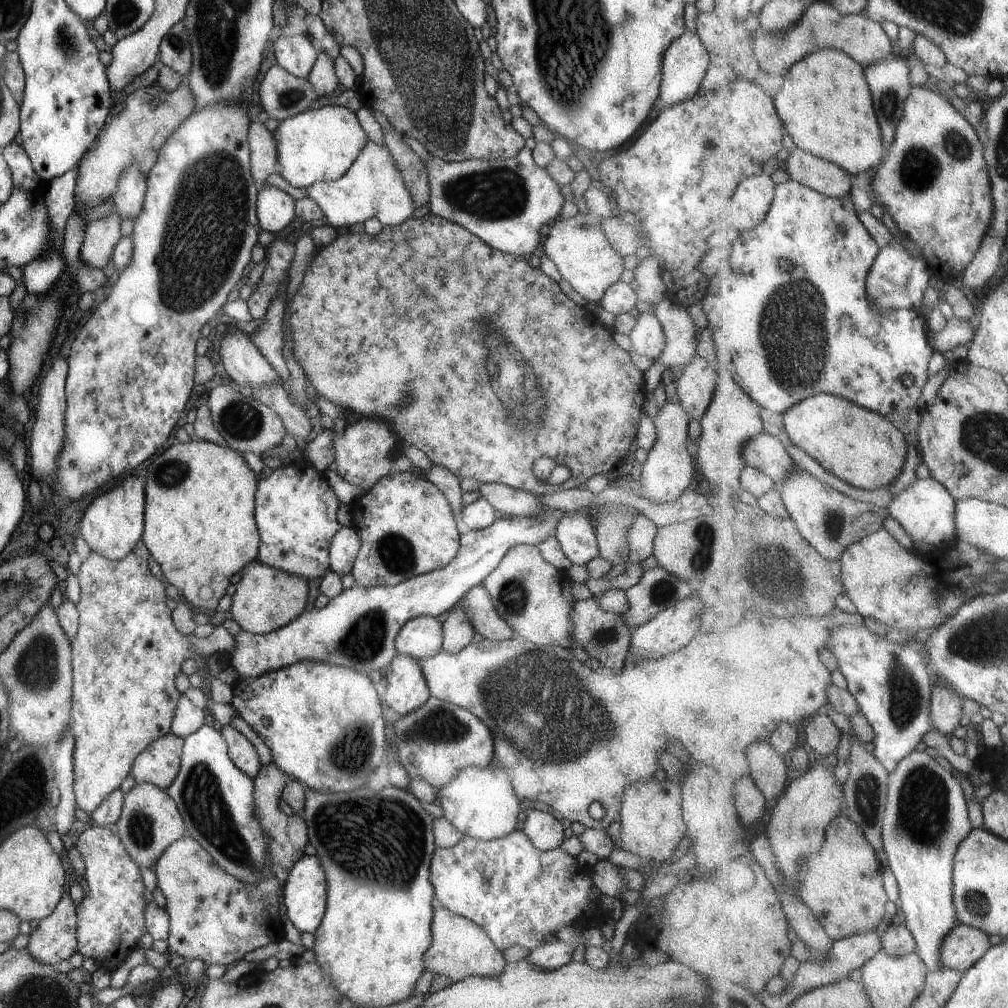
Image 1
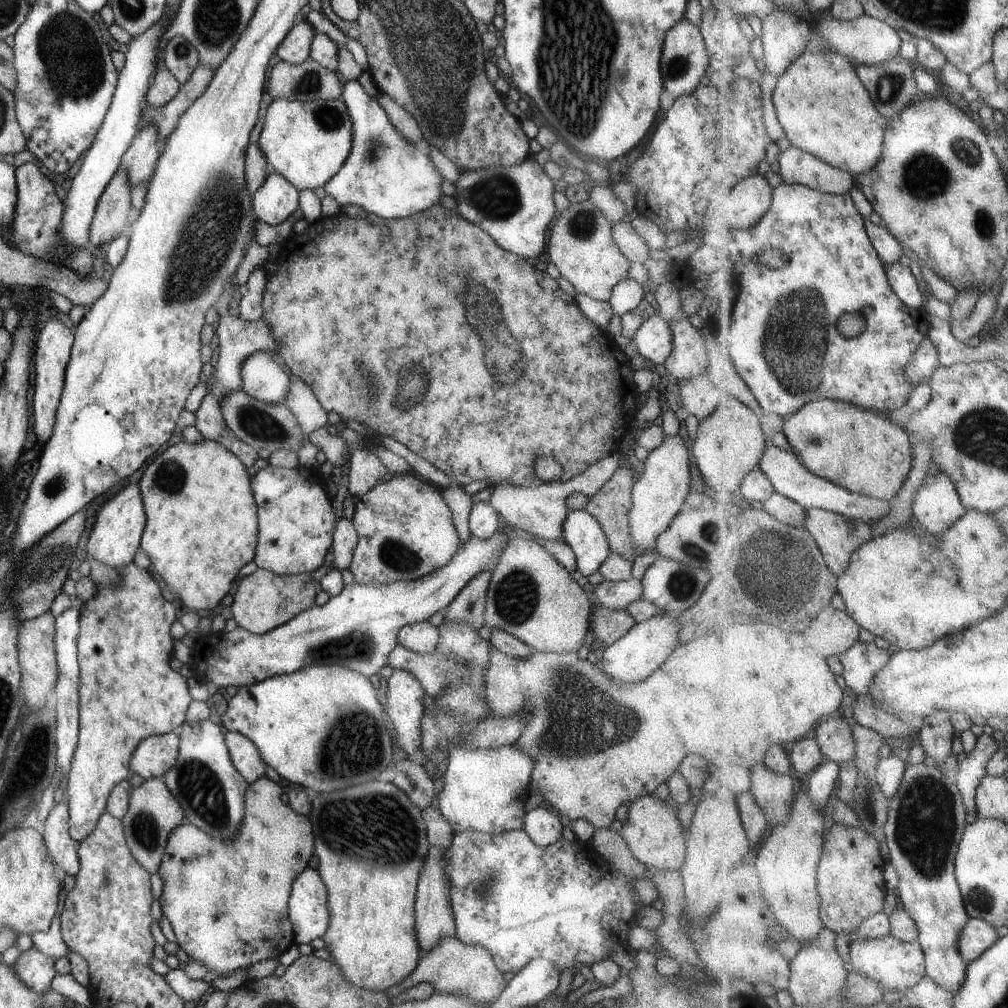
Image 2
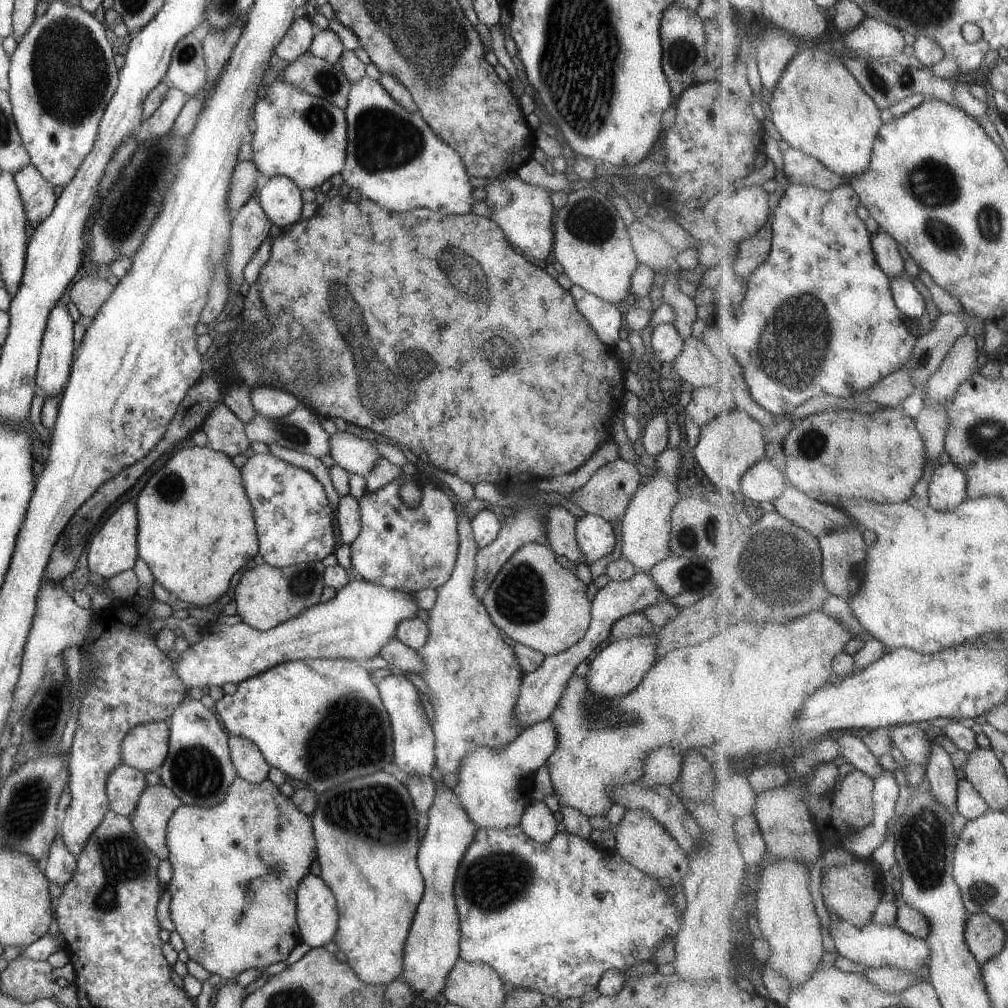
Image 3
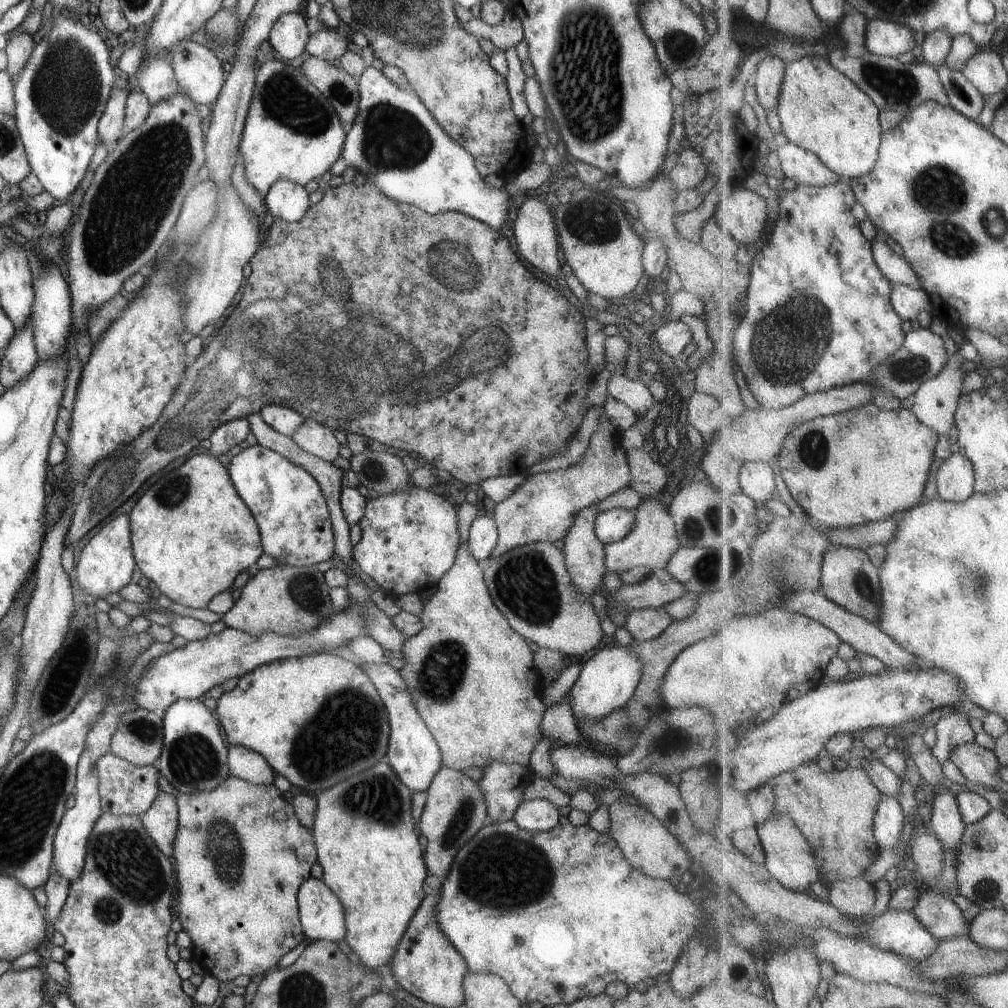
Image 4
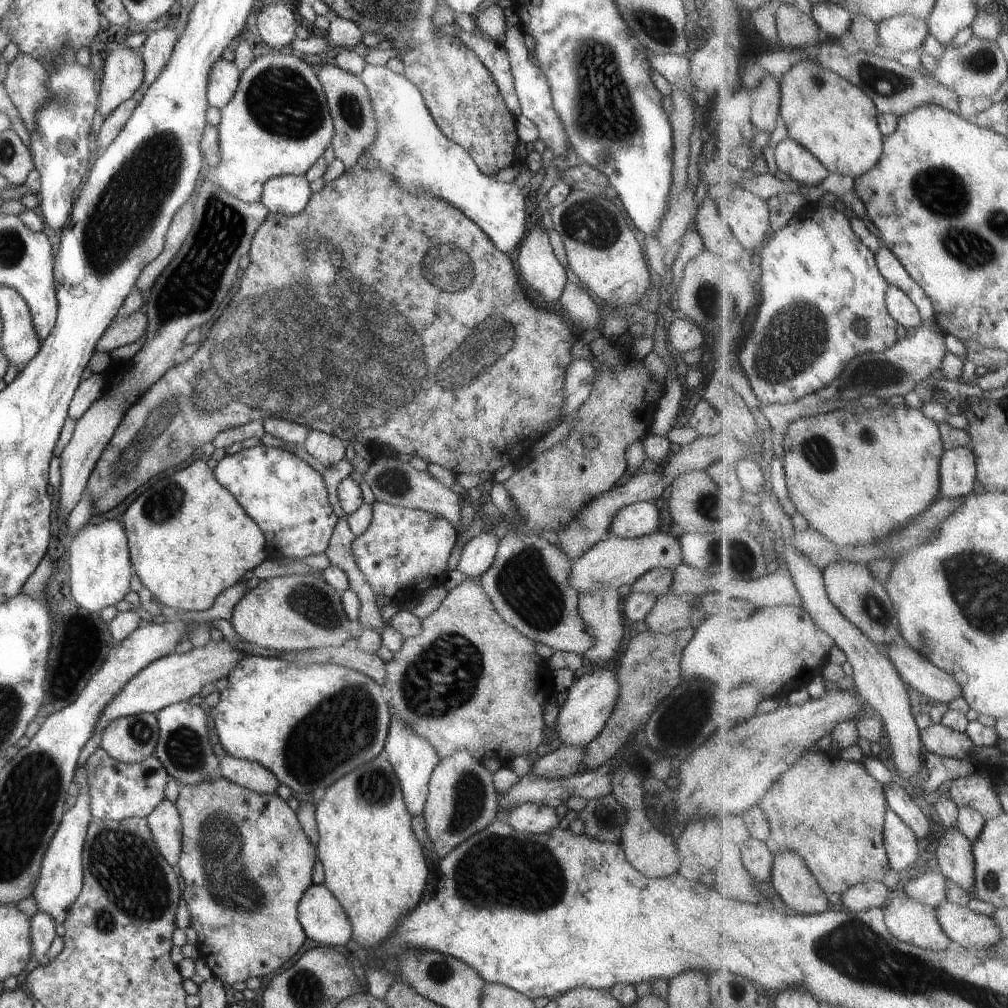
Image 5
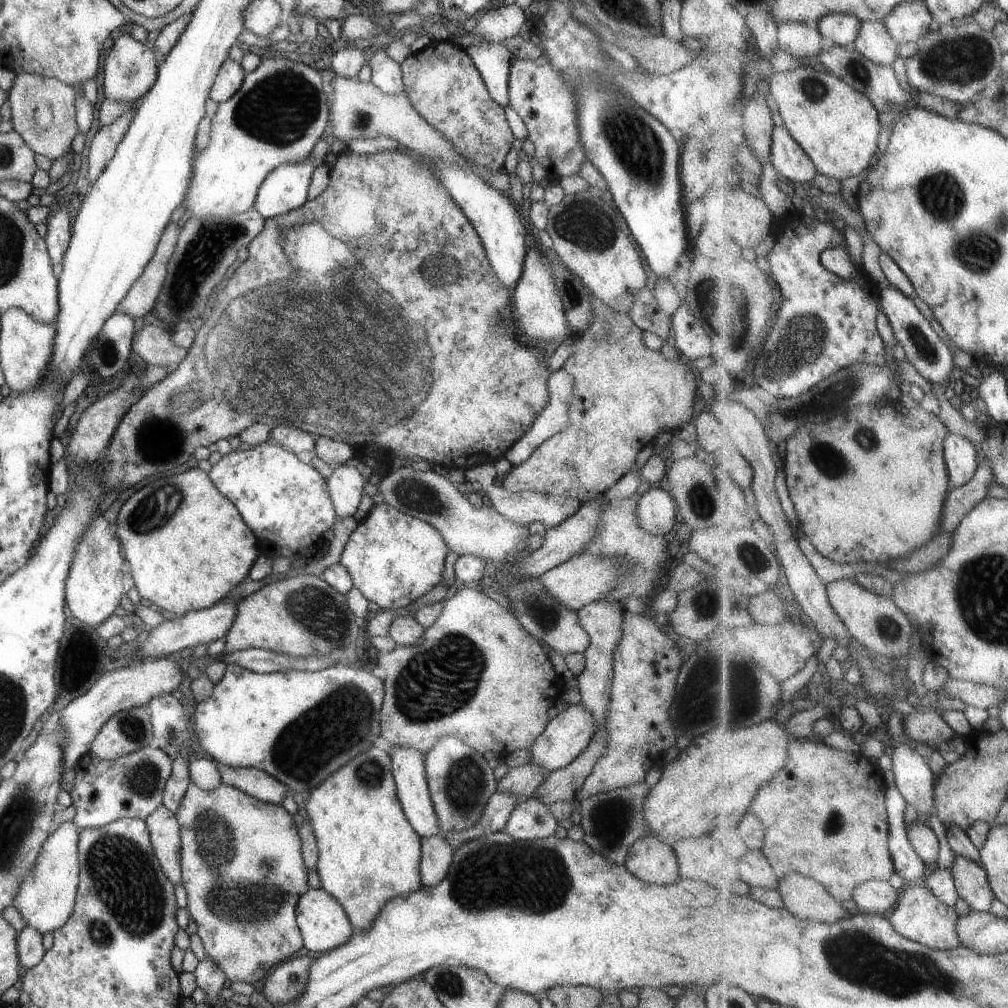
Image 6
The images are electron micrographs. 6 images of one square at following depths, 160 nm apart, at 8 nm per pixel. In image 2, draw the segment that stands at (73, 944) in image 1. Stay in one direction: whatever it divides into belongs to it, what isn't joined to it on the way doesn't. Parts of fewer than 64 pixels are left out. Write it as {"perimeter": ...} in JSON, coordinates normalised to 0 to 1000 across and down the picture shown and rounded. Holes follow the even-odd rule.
{"perimeter":[[[35,938],[19,945],[11,960],[15,966],[23,973],[32,983],[44,985],[50,978],[50,972],[54,969],[53,955],[56,950],[43,946]]]}

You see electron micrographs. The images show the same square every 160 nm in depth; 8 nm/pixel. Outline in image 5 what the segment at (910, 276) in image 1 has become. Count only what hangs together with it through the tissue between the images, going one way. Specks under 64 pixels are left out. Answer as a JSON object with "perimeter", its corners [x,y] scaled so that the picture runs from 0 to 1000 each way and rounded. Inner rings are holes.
{"perimeter":[[[884,283],[879,292],[879,300],[885,314],[895,322],[900,329],[906,329],[917,319],[913,308],[904,295],[891,284]]]}

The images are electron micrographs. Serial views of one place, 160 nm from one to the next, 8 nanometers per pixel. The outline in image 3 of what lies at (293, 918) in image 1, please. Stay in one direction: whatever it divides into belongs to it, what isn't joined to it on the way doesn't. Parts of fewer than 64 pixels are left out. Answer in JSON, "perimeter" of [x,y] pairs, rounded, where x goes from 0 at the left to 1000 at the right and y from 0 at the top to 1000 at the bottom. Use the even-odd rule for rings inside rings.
{"perimeter":[[[305,866],[296,875],[293,905],[297,934],[318,939],[329,933],[335,914],[333,895],[318,870]]]}

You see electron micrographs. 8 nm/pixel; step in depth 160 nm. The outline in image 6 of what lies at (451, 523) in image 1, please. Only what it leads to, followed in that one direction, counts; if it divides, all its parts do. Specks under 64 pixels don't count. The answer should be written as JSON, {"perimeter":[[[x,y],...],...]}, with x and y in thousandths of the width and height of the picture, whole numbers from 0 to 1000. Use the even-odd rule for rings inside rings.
{"perimeter":[[[379,498],[370,501],[363,513],[354,518],[340,542],[335,559],[346,568],[349,581],[354,583],[366,597],[371,597],[375,603],[396,604],[403,602],[415,591],[434,580],[438,572],[443,549],[443,541],[433,524]]]}

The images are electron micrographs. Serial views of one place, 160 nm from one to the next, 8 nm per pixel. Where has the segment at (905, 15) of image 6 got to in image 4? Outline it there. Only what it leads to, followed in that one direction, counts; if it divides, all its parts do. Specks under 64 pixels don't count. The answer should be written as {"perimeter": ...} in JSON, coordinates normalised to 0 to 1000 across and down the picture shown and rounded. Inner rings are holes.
{"perimeter":[[[864,19],[859,32],[859,48],[877,57],[894,56],[910,46],[907,33],[899,24],[887,20]]]}

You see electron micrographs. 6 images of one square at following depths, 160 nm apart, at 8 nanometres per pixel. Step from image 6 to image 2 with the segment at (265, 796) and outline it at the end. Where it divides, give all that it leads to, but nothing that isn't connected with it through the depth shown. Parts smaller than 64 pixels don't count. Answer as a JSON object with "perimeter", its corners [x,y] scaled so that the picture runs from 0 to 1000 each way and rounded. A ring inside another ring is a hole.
{"perimeter":[[[227,725],[222,728],[222,735],[232,763],[245,778],[262,769],[263,758],[251,736],[240,728]]]}

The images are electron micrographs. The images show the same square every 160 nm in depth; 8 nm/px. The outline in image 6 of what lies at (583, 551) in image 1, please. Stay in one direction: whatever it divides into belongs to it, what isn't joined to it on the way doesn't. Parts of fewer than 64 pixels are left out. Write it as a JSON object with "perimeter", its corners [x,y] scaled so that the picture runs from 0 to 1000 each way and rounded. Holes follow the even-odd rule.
{"perimeter":[[[646,483],[632,493],[629,511],[631,519],[640,528],[658,532],[670,518],[670,497],[663,488]]]}

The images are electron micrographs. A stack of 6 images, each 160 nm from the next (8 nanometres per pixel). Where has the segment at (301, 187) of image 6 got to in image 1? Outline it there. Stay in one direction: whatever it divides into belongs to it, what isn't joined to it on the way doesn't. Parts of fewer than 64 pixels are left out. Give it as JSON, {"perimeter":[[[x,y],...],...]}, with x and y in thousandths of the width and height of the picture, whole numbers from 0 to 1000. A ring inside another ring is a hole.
{"perimeter":[[[264,183],[254,194],[254,216],[265,230],[284,229],[293,216],[293,198],[284,190]]]}

